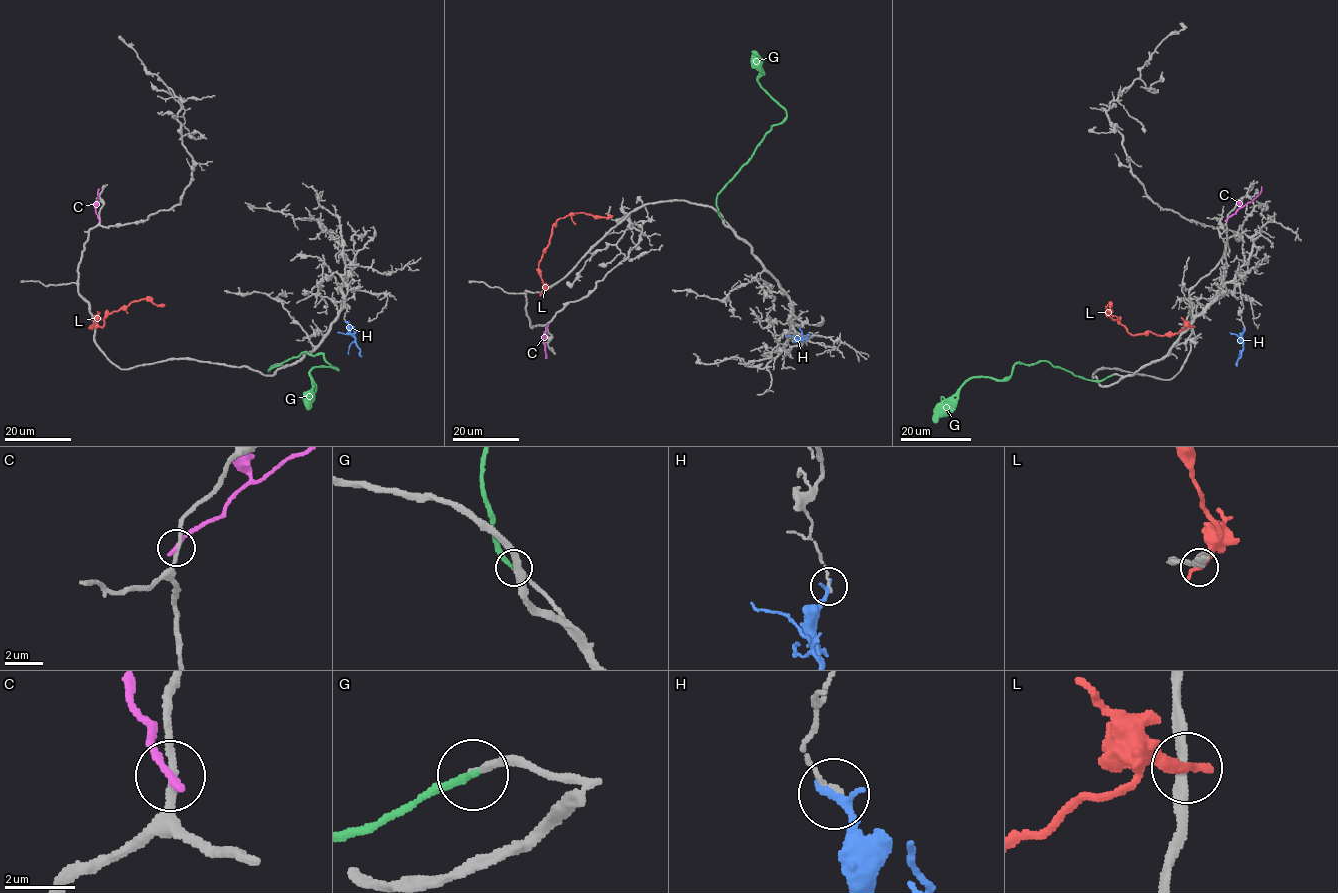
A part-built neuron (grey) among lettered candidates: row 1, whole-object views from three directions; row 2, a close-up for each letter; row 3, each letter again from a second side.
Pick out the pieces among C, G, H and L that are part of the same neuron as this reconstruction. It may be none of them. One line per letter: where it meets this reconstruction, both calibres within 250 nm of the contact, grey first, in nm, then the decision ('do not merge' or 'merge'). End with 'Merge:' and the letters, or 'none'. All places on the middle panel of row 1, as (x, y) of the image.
C: (547, 325) | 200/240 nm | do not merge
G: (722, 218) | 190/220 nm | merge
H: (794, 342) | 130/280 nm | do not merge
L: (542, 293) | 240/400 nm | do not merge
Merge: G

